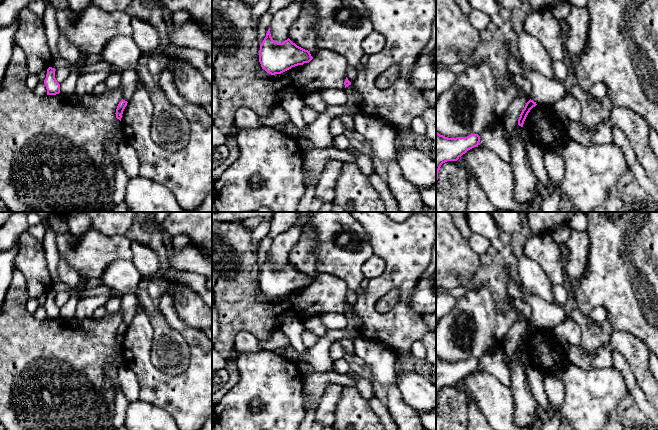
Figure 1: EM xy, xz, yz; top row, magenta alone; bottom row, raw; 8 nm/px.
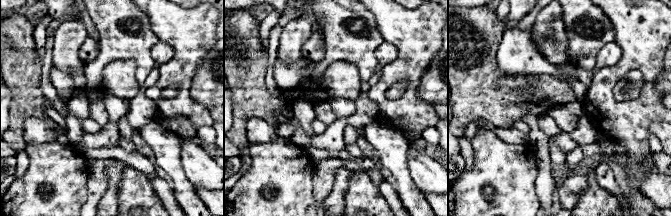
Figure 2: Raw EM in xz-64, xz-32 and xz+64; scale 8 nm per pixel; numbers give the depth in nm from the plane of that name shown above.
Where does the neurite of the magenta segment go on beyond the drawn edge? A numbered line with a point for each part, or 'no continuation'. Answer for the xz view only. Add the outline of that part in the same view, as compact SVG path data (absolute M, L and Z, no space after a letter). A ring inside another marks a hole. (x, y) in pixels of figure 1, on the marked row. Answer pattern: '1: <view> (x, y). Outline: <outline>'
no continuation

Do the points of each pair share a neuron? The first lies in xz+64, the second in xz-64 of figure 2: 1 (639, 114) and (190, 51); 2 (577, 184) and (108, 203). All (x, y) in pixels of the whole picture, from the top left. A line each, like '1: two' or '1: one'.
1: one
2: one

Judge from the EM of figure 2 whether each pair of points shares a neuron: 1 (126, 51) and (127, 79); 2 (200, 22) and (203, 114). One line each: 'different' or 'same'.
1: different
2: same

